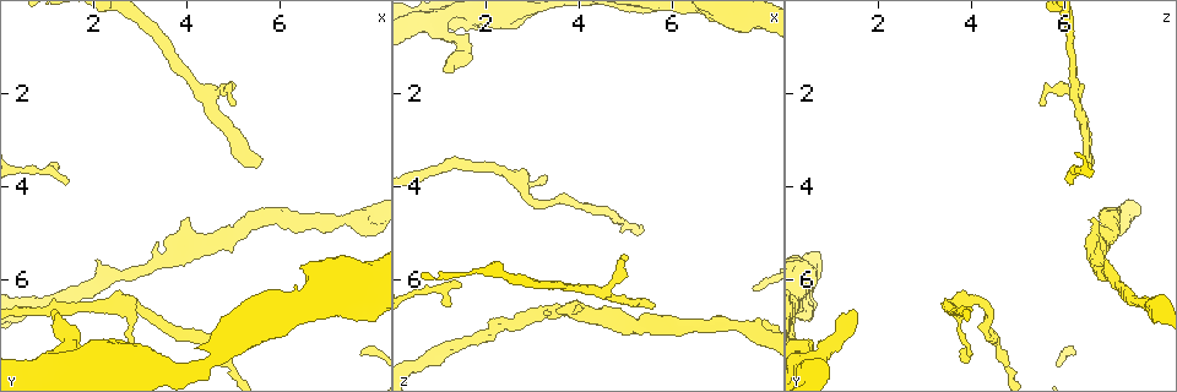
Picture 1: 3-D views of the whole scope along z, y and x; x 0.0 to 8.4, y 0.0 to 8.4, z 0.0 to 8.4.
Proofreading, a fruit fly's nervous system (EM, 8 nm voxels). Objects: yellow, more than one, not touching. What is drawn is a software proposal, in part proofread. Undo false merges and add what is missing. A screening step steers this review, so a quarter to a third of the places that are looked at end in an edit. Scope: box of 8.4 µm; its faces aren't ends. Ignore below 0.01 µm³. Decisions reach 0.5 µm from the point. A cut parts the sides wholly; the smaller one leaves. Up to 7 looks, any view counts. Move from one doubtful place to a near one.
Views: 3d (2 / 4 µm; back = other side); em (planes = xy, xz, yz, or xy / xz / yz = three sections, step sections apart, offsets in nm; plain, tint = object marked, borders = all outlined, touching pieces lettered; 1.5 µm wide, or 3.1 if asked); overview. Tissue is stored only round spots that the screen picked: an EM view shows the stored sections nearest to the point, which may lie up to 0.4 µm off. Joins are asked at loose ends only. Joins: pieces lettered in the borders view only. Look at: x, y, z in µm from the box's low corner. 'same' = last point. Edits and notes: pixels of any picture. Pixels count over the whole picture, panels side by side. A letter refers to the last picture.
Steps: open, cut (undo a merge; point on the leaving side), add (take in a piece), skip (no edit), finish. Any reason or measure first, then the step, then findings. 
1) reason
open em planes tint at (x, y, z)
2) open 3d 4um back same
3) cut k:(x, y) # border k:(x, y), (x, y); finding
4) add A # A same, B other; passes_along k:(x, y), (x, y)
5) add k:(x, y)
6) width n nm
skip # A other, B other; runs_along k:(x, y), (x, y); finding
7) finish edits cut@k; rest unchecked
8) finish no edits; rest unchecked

open 3d 4um at (0.90, 6.45, 7.65)

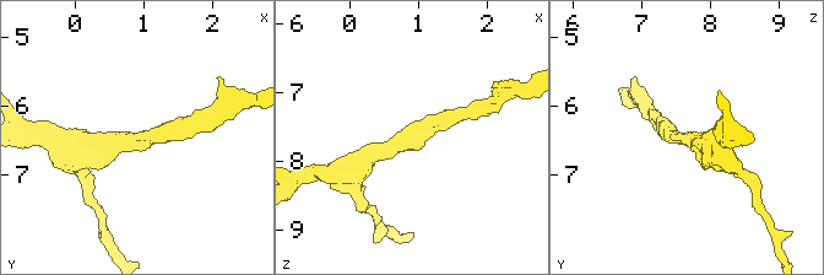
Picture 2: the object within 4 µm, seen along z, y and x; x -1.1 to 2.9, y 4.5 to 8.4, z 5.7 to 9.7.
arm_widths 220, 220 nm; need the tissue
open em xy step 4 tint at (0.95, 6.55, 7.60)

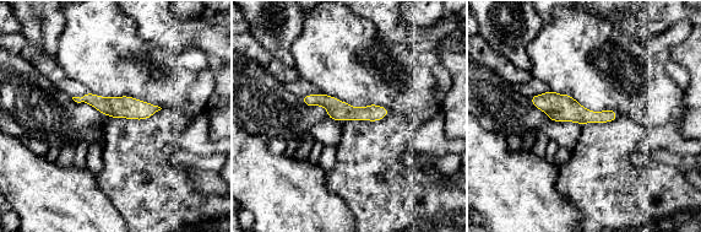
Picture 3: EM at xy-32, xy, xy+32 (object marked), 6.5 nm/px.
cut it another way
open em yz step 4 borders same

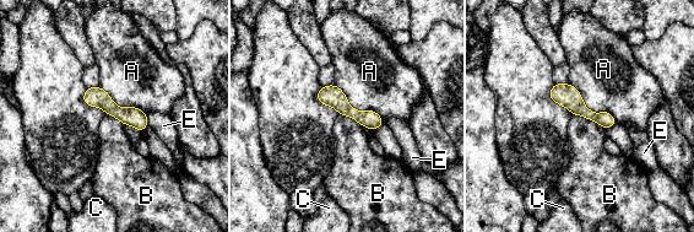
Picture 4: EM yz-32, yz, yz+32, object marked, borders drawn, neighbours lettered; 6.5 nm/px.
skip # A other, B other, C other, E other; runs_along 4:(557, 86), (580, 109), (612, 122); continuous, no second cell

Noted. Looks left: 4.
an open end
open em xz step 8 borders at (5.55, 3.55, 6.60)

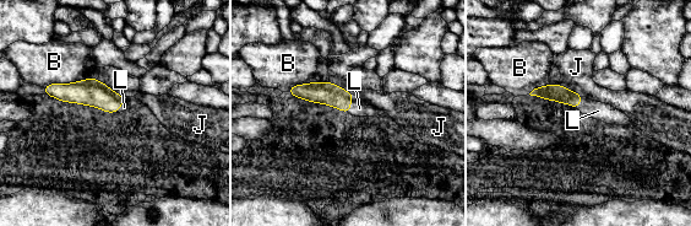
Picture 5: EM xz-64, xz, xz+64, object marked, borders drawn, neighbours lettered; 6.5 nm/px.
open em planes borders same

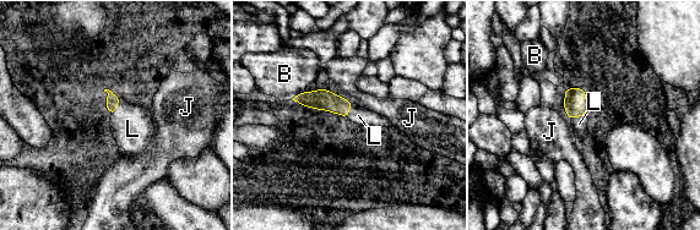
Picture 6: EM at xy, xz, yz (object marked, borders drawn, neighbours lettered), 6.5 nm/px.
add L # B other, J other, L same; passes_along 6:(112, 100), (117, 107), (133, 129); it goes on there

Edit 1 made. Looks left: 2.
finish edits add@6; rest unchecked

